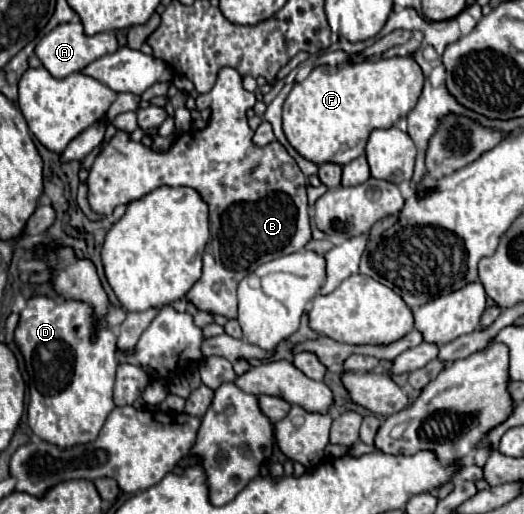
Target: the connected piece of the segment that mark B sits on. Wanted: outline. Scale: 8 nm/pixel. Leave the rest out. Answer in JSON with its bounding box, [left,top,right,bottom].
[87,67,311,319]

